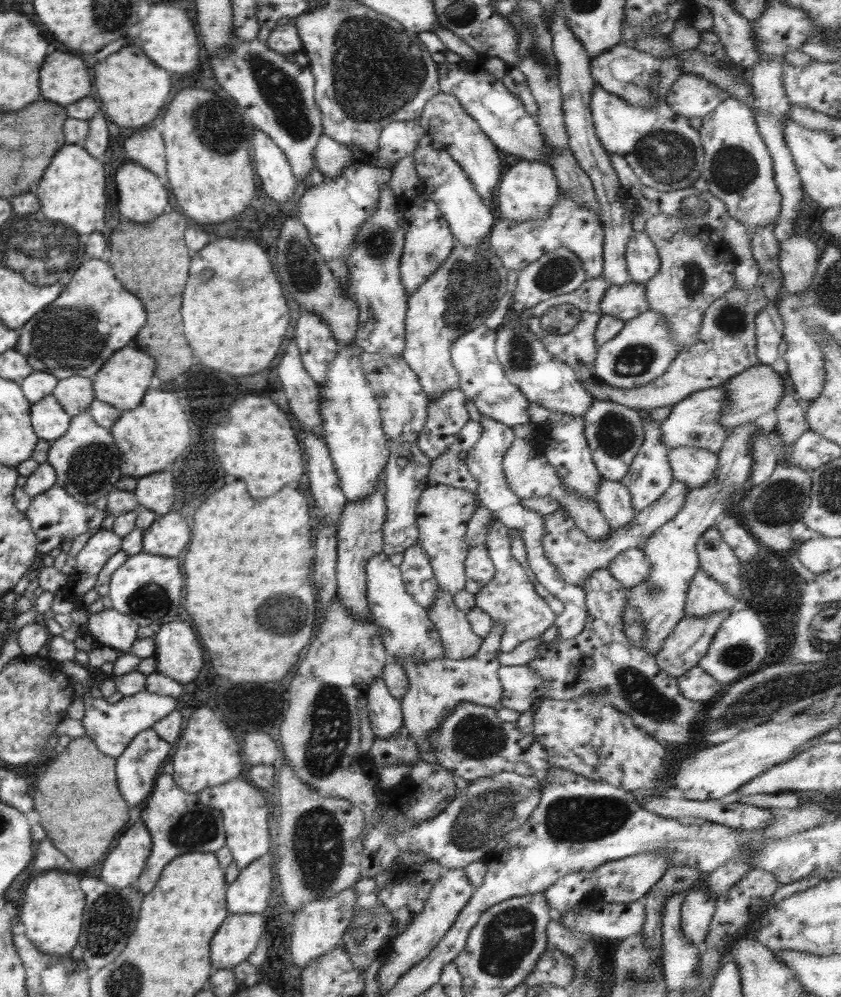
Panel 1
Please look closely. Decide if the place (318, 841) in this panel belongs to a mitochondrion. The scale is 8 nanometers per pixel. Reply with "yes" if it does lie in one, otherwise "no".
yes

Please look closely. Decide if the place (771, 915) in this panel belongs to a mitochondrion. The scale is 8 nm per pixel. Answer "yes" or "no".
no

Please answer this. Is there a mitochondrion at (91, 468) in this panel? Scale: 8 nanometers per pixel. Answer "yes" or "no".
yes

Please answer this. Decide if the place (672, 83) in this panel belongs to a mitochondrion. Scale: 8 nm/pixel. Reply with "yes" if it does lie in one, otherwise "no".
no

